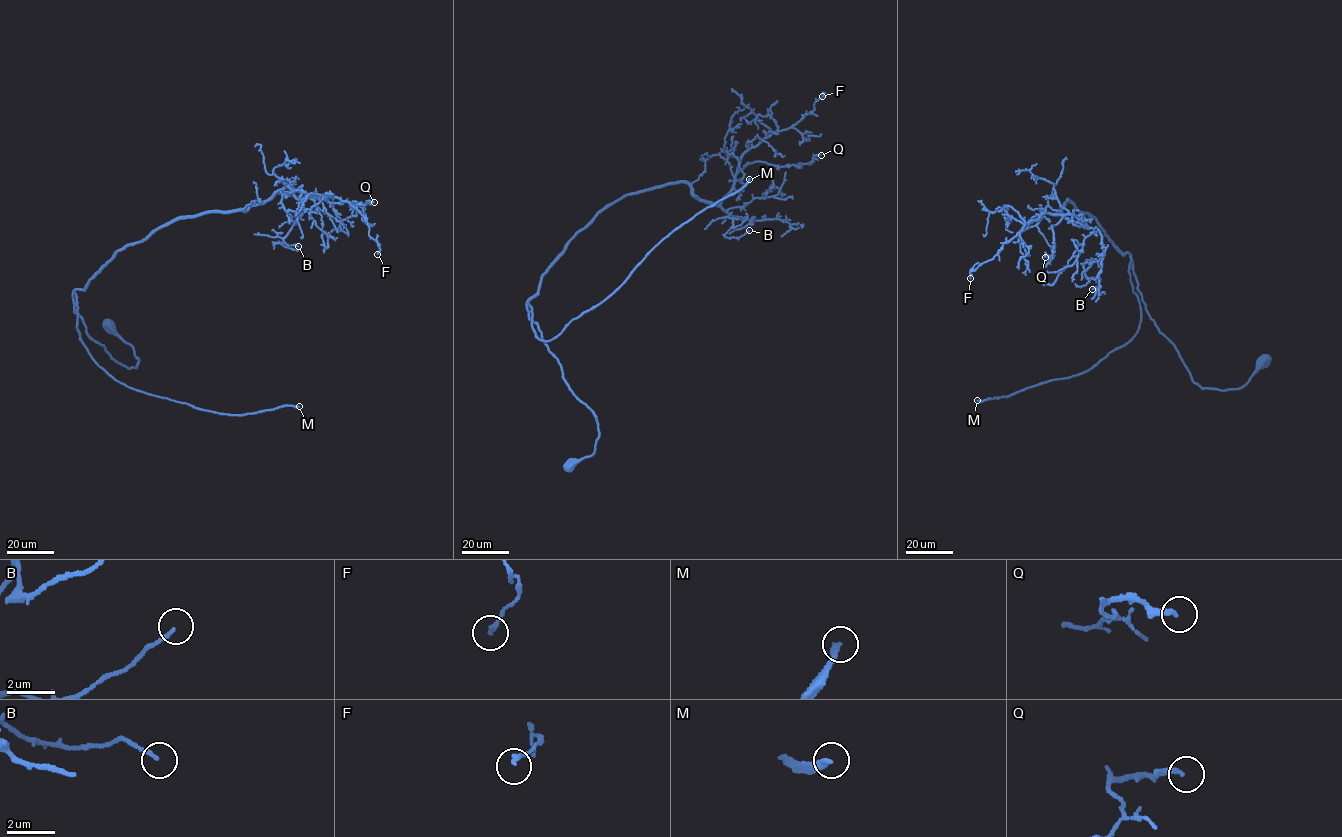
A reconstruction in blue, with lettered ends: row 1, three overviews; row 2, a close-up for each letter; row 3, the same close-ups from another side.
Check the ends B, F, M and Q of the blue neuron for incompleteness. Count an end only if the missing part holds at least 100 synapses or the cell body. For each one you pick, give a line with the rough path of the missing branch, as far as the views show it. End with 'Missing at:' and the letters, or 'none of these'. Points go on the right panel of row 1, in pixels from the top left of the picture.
M: (977, 400), (943, 366), (940, 352), (972, 322), (983, 280), (998, 259), (1005, 208)
Missing at: M

